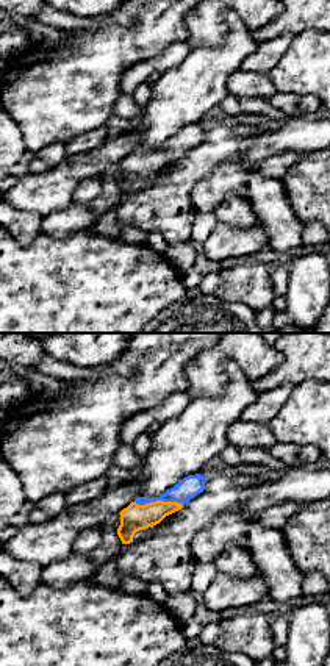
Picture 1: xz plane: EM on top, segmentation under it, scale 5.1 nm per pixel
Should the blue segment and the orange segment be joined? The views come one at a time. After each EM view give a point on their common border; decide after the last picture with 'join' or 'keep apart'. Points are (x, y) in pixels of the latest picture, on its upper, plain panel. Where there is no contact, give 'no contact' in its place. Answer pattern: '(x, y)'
(160, 149)

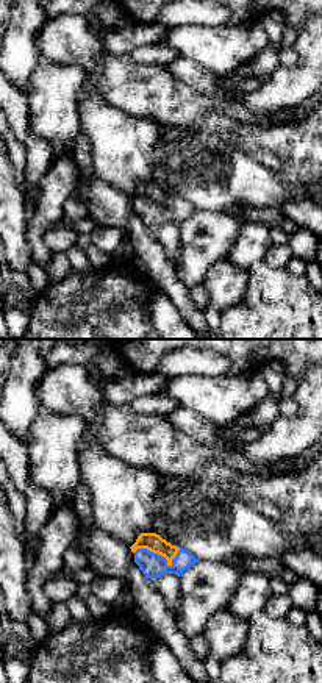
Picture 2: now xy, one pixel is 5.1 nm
(160, 205)

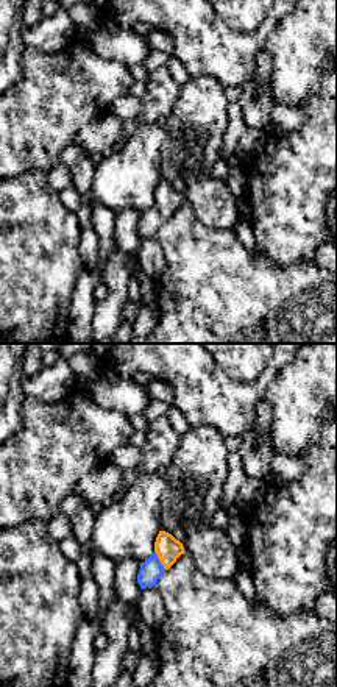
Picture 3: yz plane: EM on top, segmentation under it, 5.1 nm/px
(159, 211)

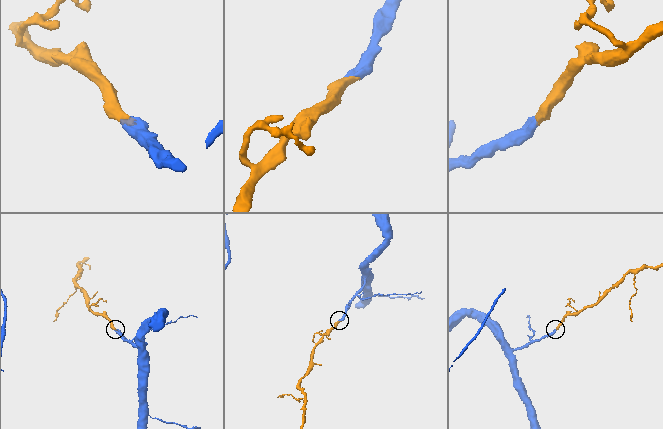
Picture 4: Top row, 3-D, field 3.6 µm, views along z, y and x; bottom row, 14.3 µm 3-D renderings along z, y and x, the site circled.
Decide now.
join

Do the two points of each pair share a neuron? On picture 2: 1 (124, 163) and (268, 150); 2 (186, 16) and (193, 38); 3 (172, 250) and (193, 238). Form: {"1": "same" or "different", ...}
{"1": "different", "2": "different", "3": "different"}

